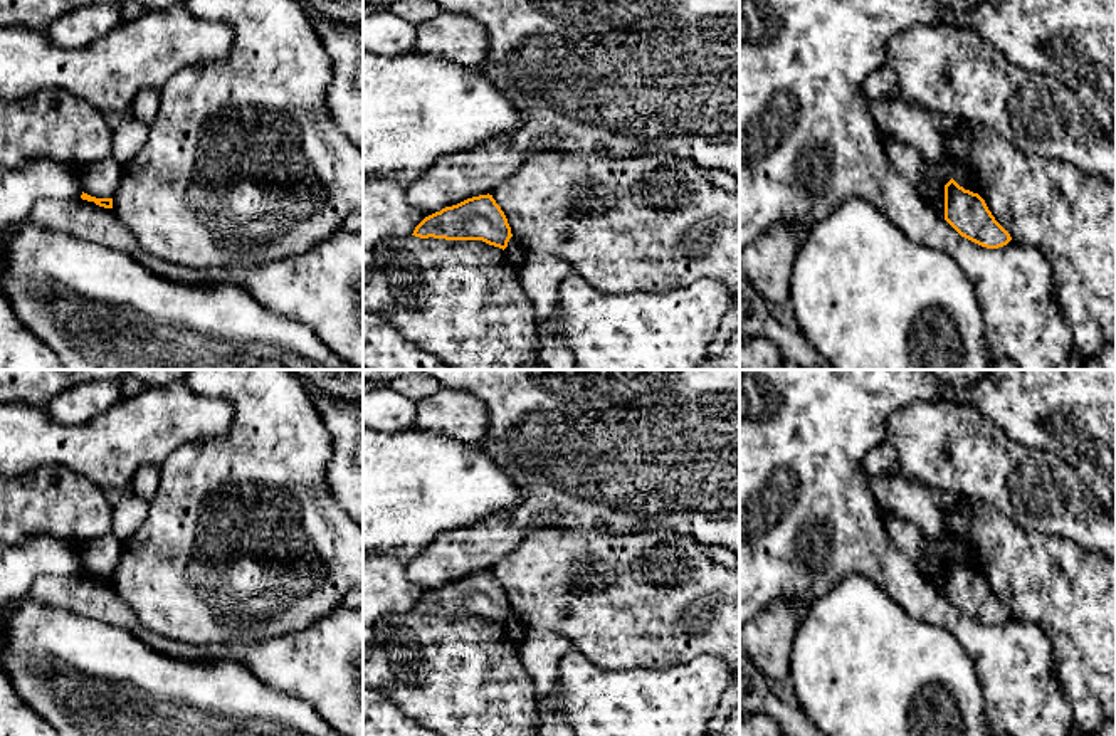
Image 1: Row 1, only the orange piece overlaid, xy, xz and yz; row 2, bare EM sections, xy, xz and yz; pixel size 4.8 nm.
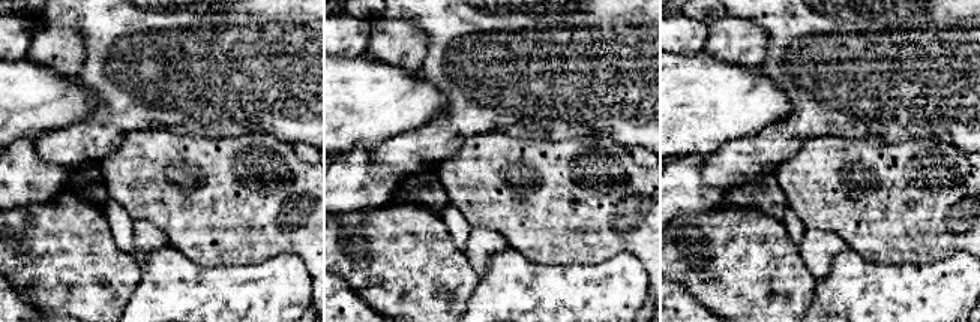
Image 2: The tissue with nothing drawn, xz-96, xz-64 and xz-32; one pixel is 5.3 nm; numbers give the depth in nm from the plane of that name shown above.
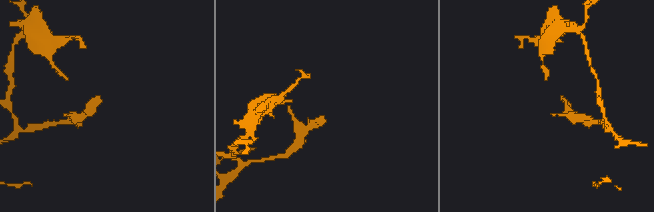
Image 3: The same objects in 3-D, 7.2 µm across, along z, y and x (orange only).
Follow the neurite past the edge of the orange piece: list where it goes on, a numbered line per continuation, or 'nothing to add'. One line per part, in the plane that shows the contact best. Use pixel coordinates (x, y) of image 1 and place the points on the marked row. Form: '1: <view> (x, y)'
nothing to add

